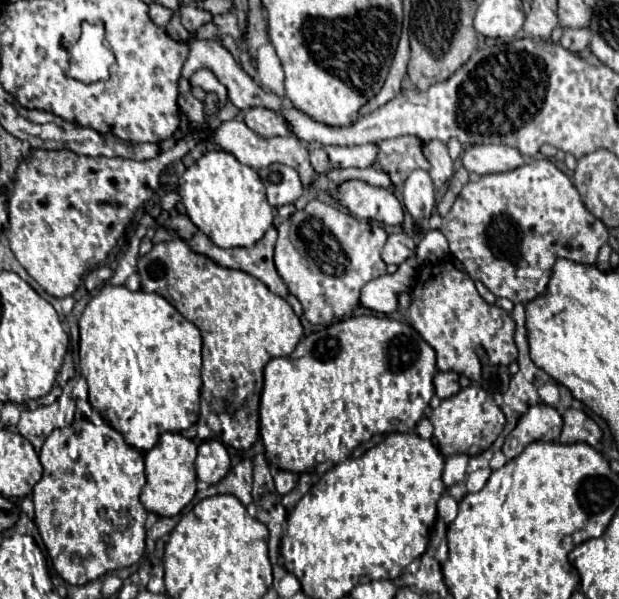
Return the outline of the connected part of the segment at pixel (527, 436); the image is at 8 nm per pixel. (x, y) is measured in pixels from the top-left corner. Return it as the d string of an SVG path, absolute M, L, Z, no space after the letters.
M547 404L531 406L525 412L525 416L521 416L515 430L511 432L511 436L517 438L517 446L515 448L509 448L507 444L503 446L505 458L513 460L515 456L519 456L523 452L523 448L527 444L531 444L535 440L543 440L543 442L559 440L561 426L563 426L563 418L555 408L551 408Z

